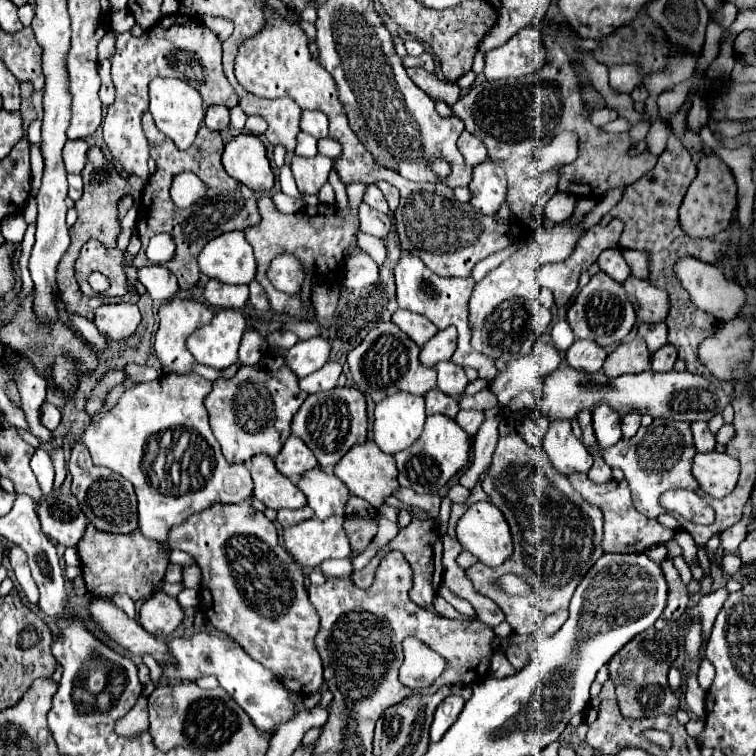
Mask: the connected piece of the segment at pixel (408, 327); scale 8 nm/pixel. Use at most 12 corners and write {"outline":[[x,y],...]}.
{"outline":[[406,309],[392,321],[422,347],[438,329]]}

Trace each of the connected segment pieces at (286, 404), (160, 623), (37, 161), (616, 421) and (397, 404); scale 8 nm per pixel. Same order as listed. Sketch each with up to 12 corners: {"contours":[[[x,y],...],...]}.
{"contours":[[[266,351],[204,405],[224,459],[274,459],[308,393]],[[156,591],[140,607],[140,625],[170,637],[182,623],[174,597]],[[32,145],[32,195],[42,181],[44,159],[40,147]],[[610,407],[592,409],[600,449],[620,441],[620,415]],[[398,391],[376,403],[374,443],[398,453],[420,437],[424,399]]]}

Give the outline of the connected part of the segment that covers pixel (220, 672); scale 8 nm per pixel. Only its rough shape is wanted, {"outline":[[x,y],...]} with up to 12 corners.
{"outline":[[170,637],[176,679],[214,675],[260,729],[294,715],[288,691],[234,641]]}

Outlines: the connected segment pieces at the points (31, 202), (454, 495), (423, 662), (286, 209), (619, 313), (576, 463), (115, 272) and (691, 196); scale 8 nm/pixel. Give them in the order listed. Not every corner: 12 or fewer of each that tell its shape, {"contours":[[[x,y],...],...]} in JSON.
{"contours":[[[30,196],[23,212],[28,225],[36,222],[36,199]],[[452,485],[448,491],[454,503],[466,503],[470,489]],[[409,637],[402,643],[400,683],[430,687],[446,659]],[[281,191],[272,200],[284,214],[296,213],[305,207],[302,199],[292,199]],[[600,271],[566,313],[576,337],[608,349],[636,321],[624,287]],[[570,421],[550,423],[542,449],[566,477],[586,473],[592,455]],[[88,241],[75,265],[82,293],[96,295],[88,275],[100,271],[110,281],[102,297],[126,293],[123,253]],[[716,155],[680,207],[682,231],[714,237],[730,225],[736,181]]]}

